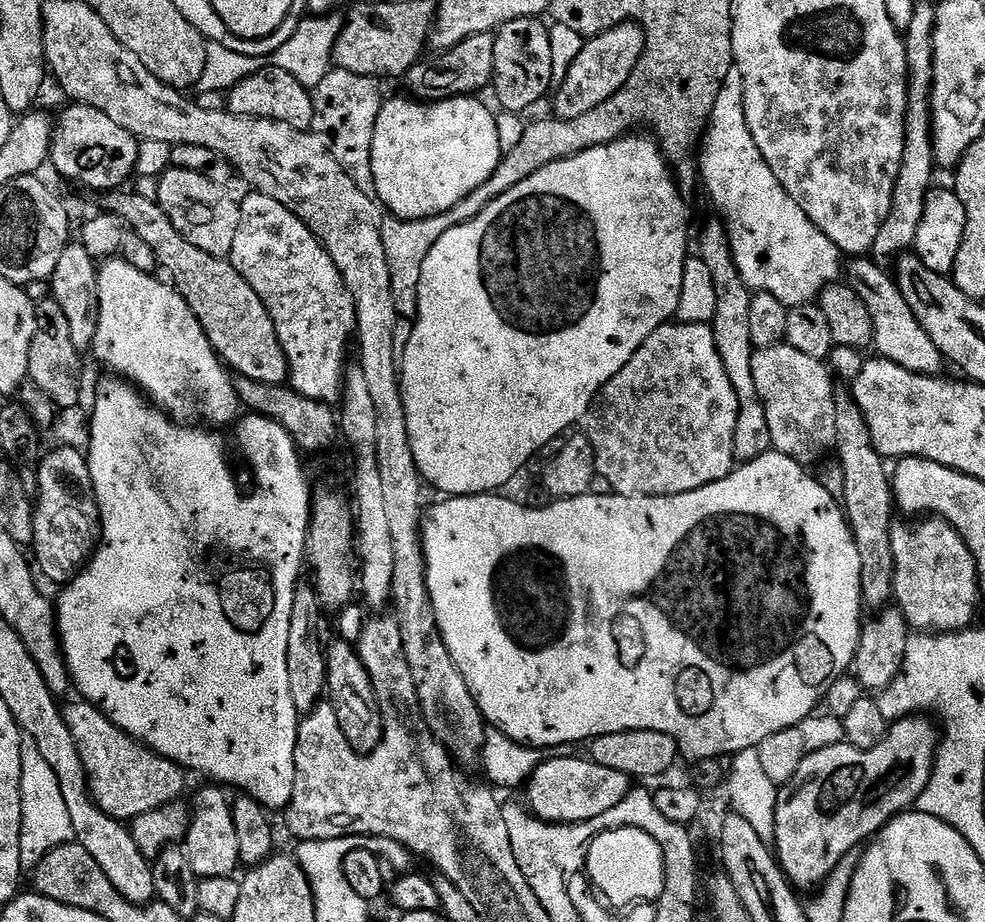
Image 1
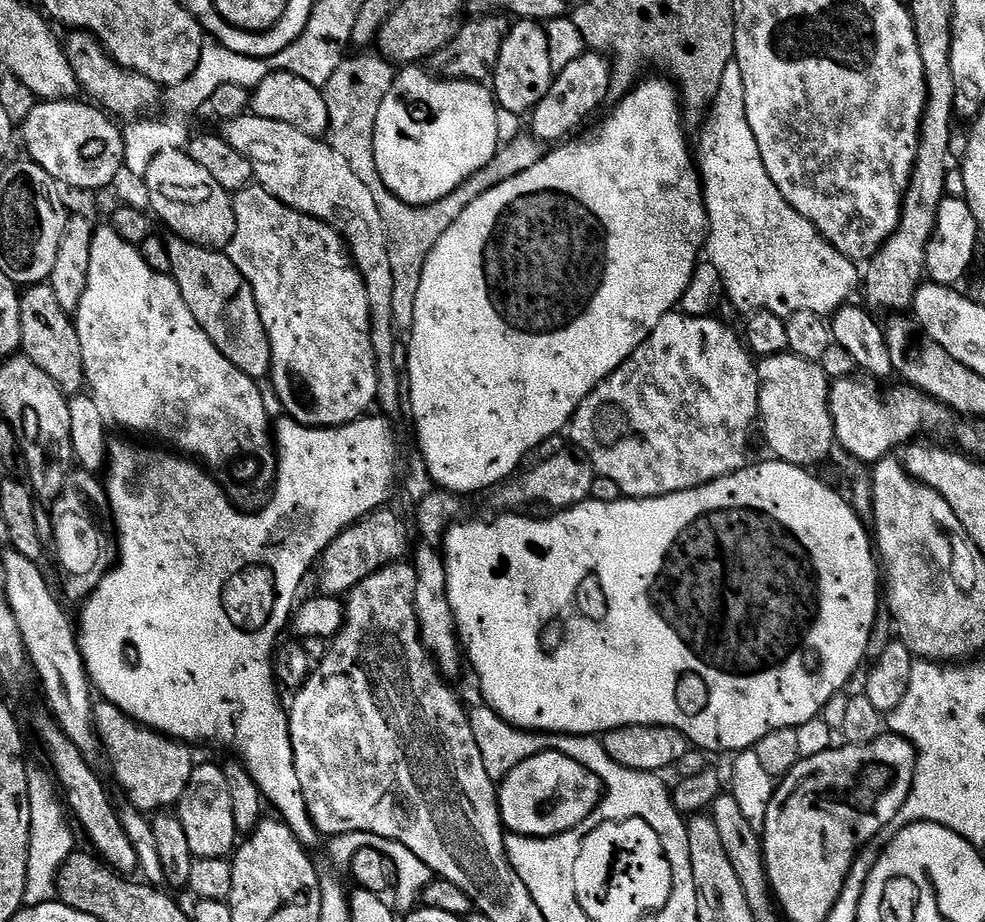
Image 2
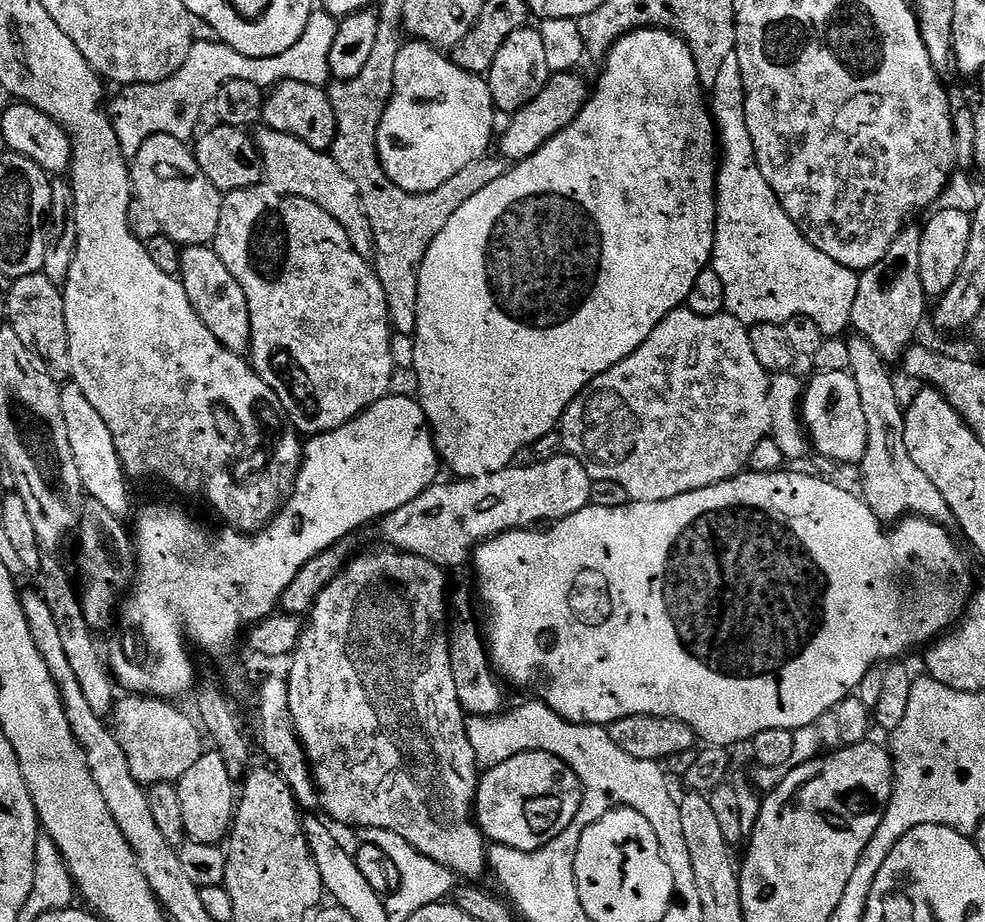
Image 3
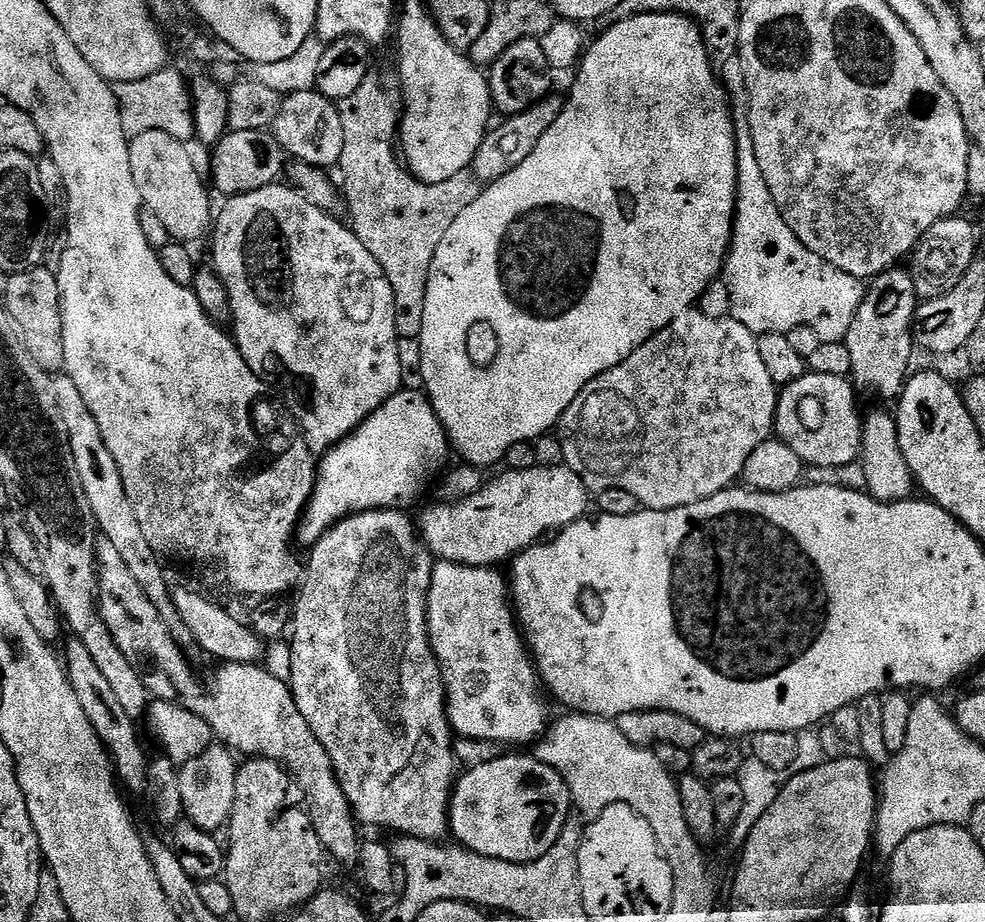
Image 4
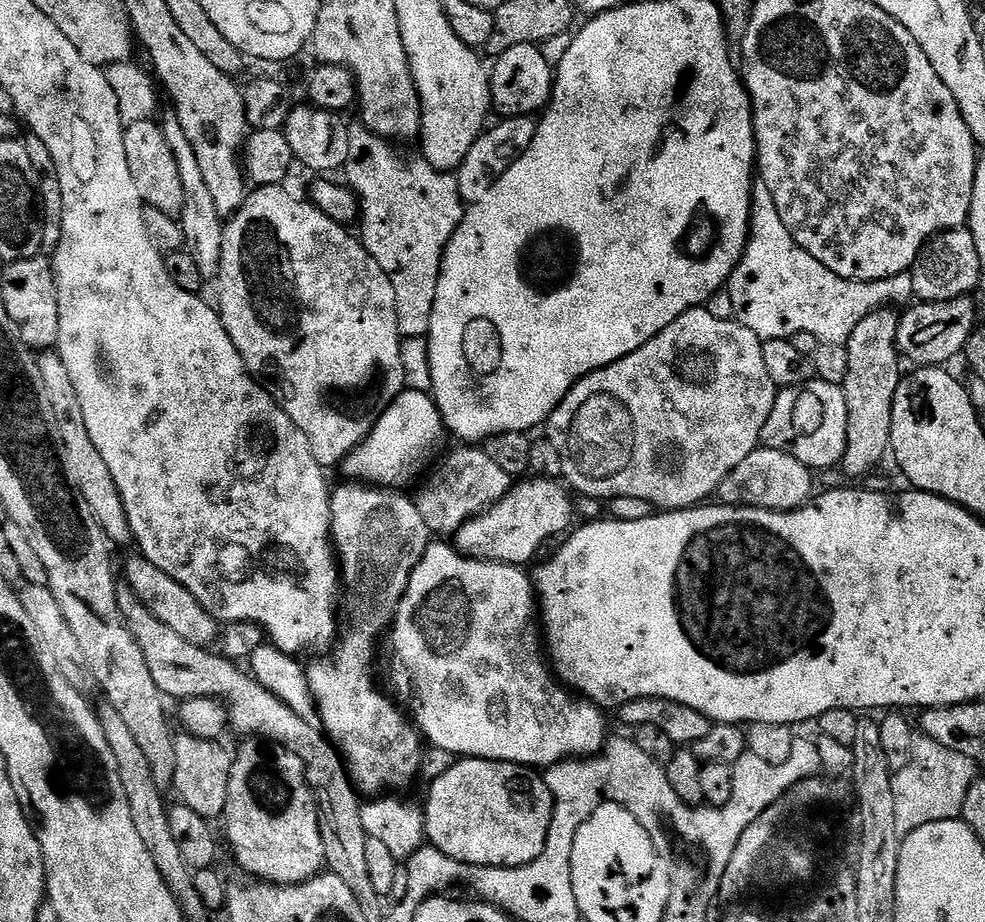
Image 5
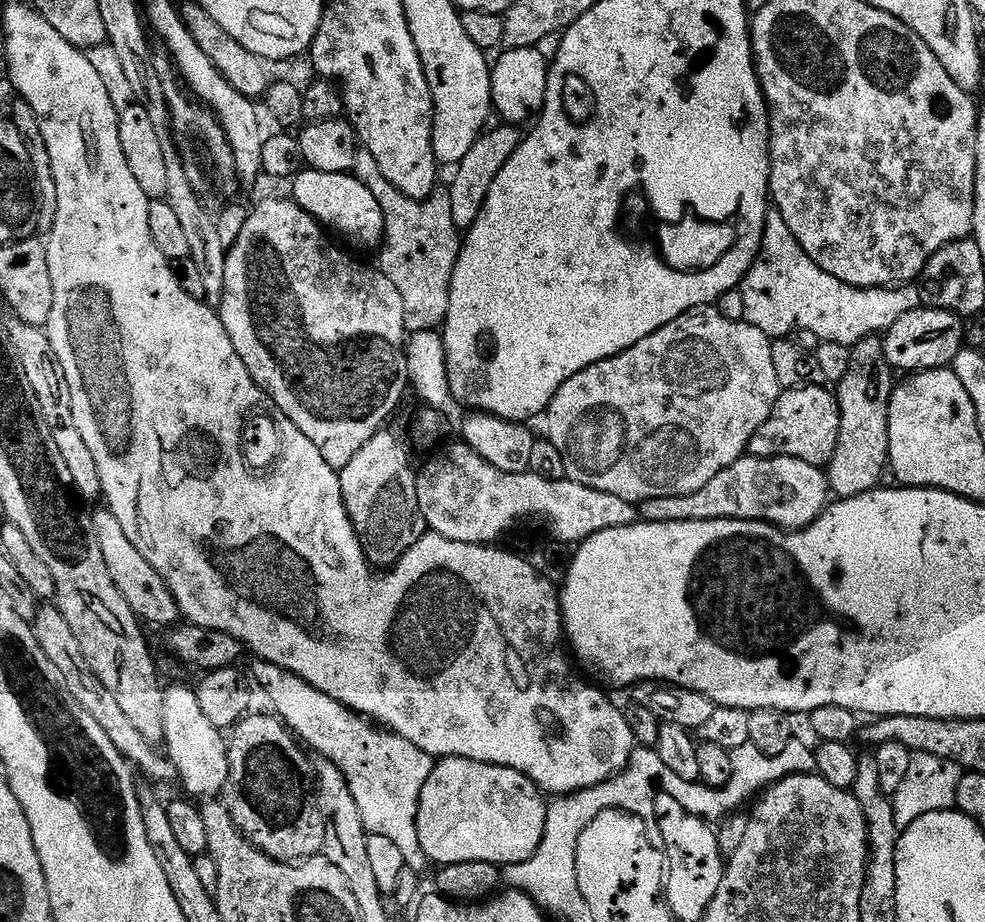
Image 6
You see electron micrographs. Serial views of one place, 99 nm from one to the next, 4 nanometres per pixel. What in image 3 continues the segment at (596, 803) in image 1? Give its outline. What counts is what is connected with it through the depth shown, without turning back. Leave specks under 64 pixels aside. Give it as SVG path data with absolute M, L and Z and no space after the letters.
M526 752L487 769L479 777L474 819L485 841L523 852L537 852L574 822L583 801L584 787L570 765L554 754Z

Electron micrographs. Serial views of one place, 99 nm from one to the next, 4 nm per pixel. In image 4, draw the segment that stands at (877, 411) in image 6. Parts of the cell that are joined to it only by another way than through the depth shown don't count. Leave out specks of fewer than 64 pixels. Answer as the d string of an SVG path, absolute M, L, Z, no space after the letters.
M907 267L890 268L881 276L875 277L867 285L862 306L858 306L858 314L854 314L854 322L850 322L850 330L843 339L843 344L850 350L853 363L850 376L857 389L863 390L865 388L868 392L877 392L882 399L892 401L895 401L903 392L910 375L908 367L912 364L913 323L916 318L917 307L918 297L914 286L914 278Z

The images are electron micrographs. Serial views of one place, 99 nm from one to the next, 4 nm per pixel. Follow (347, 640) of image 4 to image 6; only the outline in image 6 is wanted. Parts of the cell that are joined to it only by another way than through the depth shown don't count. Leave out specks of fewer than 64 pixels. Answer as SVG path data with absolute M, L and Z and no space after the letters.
M381 430L354 454L350 466L339 469L342 498L368 563L376 570L390 570L424 537L426 525L418 506L415 467L411 468L409 441L400 432Z

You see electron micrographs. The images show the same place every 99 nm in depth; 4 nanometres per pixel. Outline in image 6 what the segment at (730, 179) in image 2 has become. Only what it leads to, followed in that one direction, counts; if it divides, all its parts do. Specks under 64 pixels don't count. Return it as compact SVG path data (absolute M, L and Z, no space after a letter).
M769 211L764 227L760 256L744 276L739 289L746 302L744 320L770 338L788 338L796 329L814 330L820 341L854 345L868 336L884 334L904 314L921 307L915 283L899 288L855 288L826 274L802 250L790 234L790 226L778 211Z

